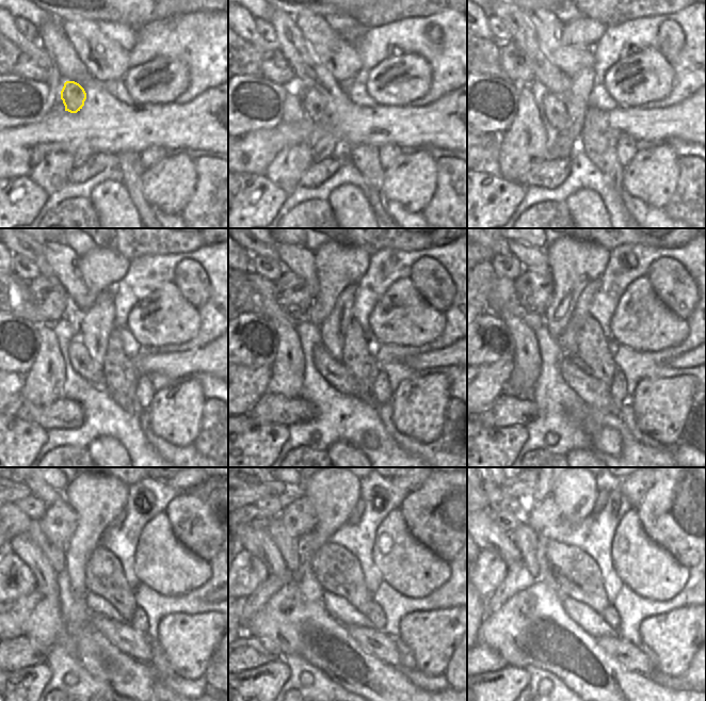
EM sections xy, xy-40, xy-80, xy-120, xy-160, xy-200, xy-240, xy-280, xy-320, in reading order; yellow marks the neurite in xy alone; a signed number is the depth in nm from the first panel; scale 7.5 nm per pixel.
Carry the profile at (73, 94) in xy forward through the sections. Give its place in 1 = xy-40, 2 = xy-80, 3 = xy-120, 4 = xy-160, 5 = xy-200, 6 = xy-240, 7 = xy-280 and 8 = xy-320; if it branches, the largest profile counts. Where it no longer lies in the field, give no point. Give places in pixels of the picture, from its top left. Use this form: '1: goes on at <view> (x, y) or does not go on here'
1: goes on at xy-40 (314, 102)
2: goes on at xy-80 (556, 113)
3: goes on at xy-120 (81, 361)
4: goes on at xy-160 (336, 375)
5: goes on at xy-200 (595, 394)
6: goes on at xy-240 (131, 642)
7: goes on at xy-280 (374, 642)
8: goes on at xy-320 (631, 658)

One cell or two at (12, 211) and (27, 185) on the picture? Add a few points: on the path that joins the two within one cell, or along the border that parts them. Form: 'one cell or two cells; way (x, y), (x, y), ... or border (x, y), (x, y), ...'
one cell; way (19, 206), (27, 198), (27, 192)

